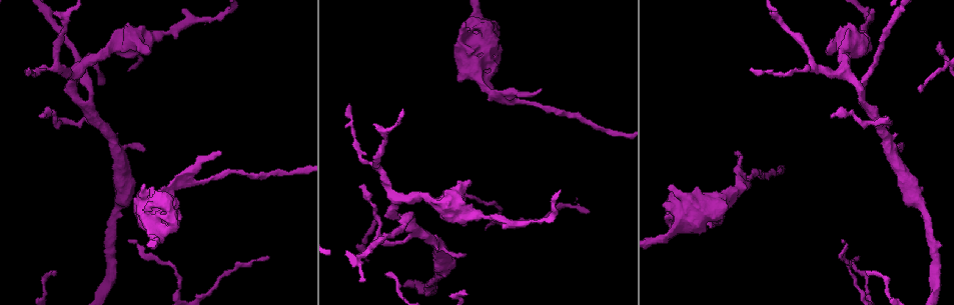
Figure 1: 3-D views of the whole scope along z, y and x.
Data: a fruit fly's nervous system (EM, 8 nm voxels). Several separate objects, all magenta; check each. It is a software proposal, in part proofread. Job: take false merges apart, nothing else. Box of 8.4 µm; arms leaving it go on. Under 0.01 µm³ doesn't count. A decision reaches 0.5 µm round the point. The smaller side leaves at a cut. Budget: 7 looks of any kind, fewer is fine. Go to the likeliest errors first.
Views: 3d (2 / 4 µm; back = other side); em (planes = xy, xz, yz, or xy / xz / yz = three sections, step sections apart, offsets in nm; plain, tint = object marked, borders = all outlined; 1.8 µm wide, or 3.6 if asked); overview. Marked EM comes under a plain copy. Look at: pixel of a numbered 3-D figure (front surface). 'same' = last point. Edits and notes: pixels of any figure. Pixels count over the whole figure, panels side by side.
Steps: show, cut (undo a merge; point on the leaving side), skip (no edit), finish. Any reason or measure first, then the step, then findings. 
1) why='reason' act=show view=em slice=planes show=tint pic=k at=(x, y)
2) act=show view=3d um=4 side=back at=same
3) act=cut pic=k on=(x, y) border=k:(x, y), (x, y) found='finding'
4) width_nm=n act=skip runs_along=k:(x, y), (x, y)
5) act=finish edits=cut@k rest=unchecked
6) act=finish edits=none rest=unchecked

why='calibre changes' act=show view=em um=3.6 slice=xz step=4 show=tint pic=1 at=(480, 44)

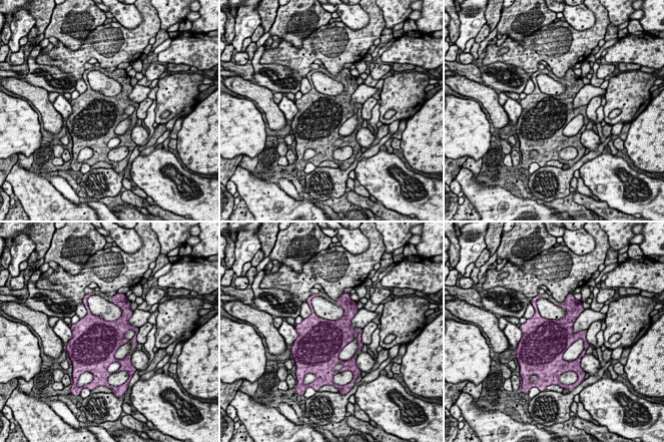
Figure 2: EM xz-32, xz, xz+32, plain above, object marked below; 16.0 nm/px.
why='another direction' act=show view=em um=3.6 slice=planes show=tint at=same

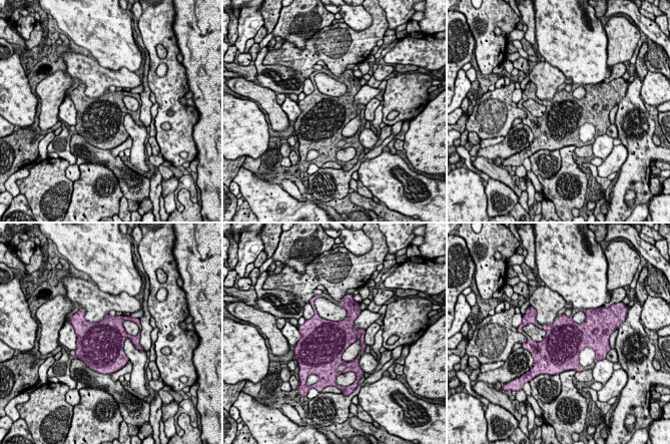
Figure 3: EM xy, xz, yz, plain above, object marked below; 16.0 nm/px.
act=skip found='all the same neuron'

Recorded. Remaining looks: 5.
why='three arms meet' act=show view=em slice=yz step=16 show=tint pic=1 at=(377, 168)

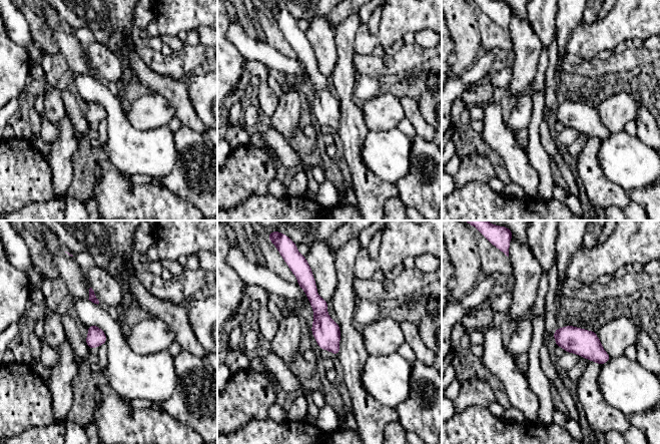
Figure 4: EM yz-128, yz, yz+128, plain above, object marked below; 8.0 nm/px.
width_nm=150 act=skip found='all the same neuron'

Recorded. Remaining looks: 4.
why='a fork' act=show view=3d um=2 pic=1 at=(865, 103)

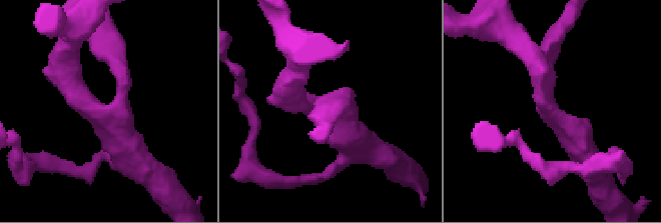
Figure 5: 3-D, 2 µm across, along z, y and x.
arms=3 arm_widths_nm=200,220,240 act=show view=em slice=planes show=borders pic=5 at=(554, 110)

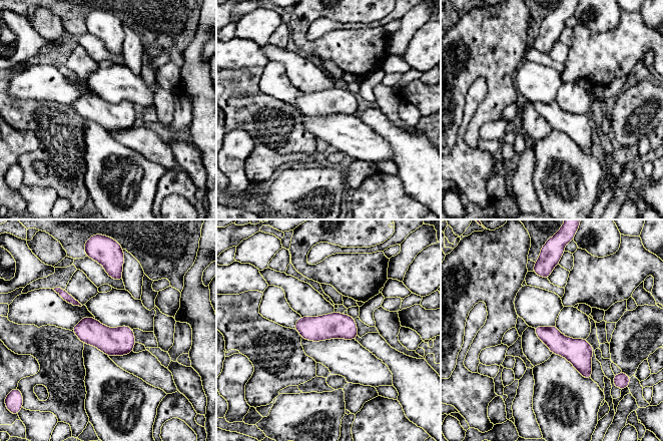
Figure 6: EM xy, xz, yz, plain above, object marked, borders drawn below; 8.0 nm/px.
act=skip found='one neuron here'

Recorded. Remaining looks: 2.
act=finish edits=none rest=unchecked

